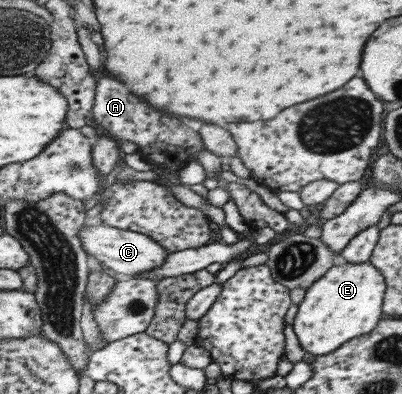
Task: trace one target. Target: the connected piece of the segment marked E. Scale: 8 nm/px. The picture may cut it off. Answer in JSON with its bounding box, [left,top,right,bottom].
[293,262,385,358]

